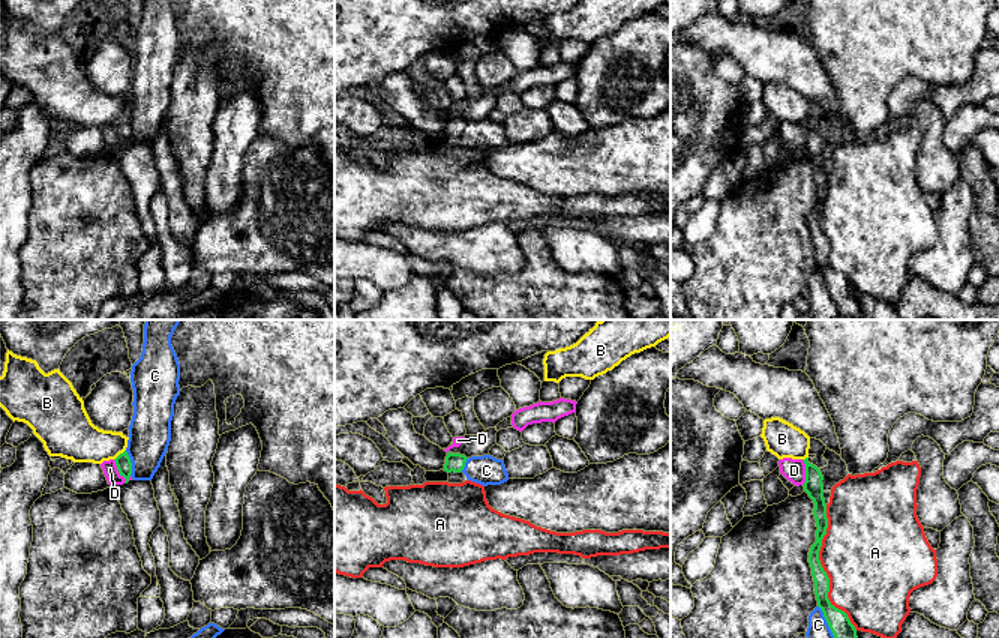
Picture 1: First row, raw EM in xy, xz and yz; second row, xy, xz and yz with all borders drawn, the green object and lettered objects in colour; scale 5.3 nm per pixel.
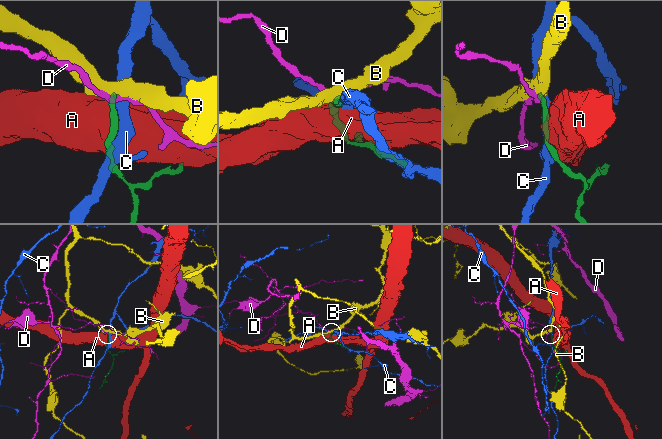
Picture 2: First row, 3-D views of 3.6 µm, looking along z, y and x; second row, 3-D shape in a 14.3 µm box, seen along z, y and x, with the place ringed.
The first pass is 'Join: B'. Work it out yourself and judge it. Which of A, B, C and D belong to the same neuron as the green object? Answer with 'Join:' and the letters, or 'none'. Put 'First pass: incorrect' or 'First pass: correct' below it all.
Join: none
First pass: incorrect

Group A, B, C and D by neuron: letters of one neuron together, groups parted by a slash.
A / B / C / D

